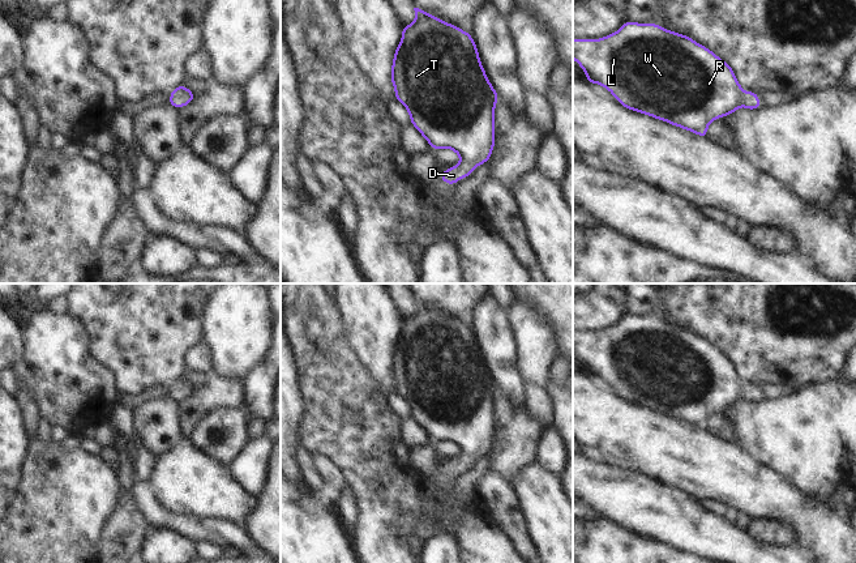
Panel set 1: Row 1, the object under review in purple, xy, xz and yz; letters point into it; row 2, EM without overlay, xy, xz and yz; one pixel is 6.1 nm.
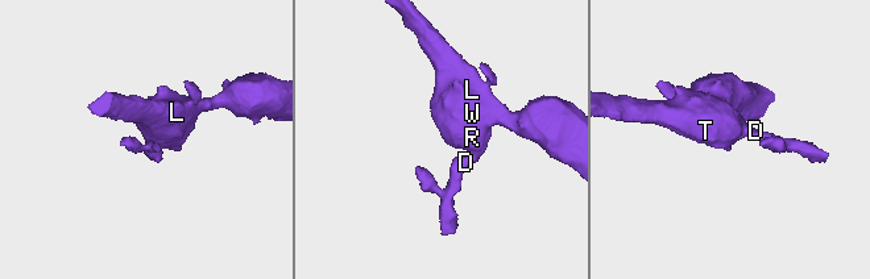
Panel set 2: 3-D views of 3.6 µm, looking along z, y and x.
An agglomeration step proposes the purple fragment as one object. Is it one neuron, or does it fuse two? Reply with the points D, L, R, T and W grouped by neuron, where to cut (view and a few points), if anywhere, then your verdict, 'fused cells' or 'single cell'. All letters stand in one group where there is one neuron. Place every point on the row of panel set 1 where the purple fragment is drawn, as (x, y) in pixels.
groups D L R T W; cut none; single cell

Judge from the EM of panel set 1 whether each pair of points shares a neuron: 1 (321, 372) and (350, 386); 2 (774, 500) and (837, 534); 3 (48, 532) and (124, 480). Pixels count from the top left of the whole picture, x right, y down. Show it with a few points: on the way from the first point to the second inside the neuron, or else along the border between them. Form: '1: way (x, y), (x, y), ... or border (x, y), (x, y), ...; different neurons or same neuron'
1: way (328, 376), (337, 386), (343, 386); same neuron
2: way (790, 504), (821, 532); same neuron
3: border (114, 470), (120, 490); different neurons

